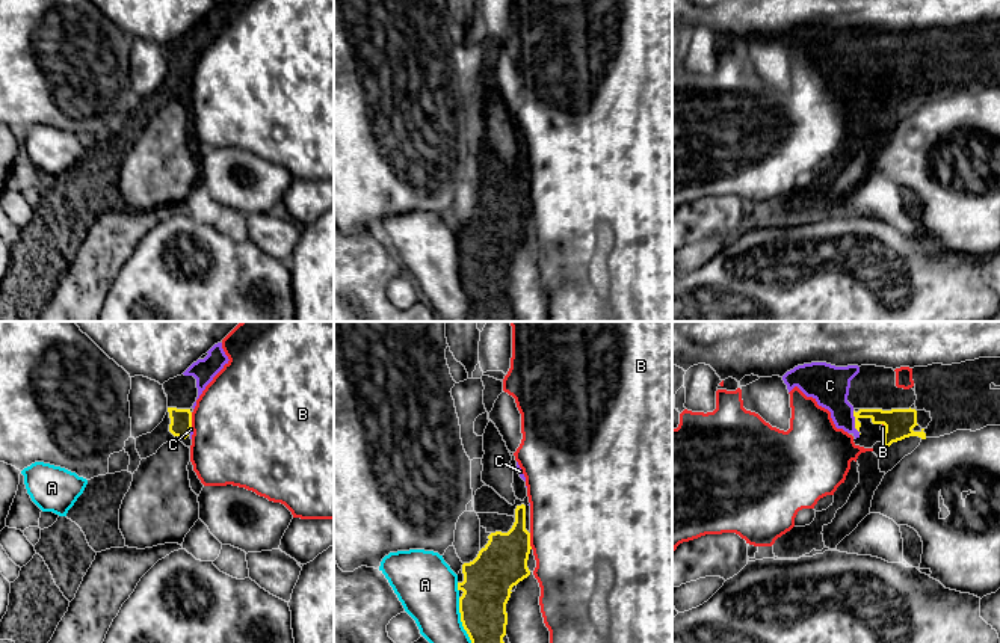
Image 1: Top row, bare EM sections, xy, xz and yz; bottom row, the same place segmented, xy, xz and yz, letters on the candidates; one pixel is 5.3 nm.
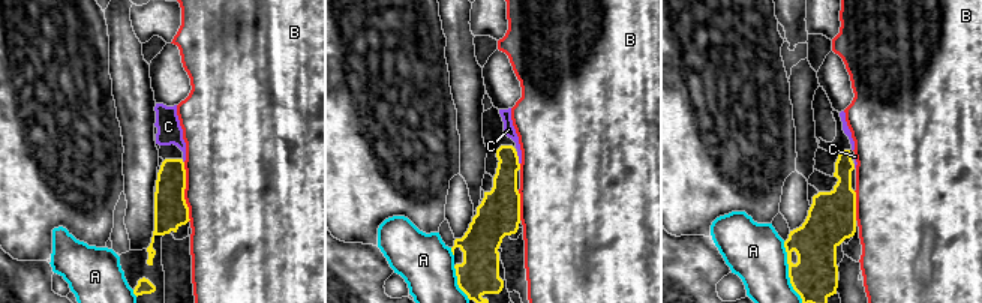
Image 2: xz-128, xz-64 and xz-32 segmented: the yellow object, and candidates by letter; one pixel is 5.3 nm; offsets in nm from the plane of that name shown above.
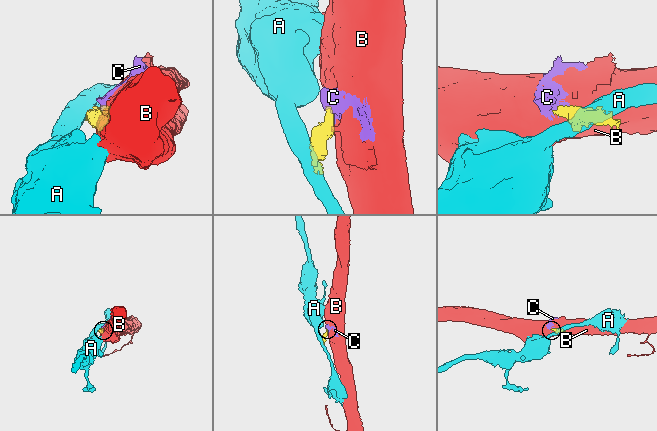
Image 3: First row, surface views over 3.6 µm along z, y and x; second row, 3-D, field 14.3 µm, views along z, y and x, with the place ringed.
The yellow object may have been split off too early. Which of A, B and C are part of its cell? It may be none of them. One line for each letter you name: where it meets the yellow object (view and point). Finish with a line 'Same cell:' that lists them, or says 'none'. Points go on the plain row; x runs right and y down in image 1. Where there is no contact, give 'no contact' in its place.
C: meets yellow in yz at (855, 85)
Same cell: C

